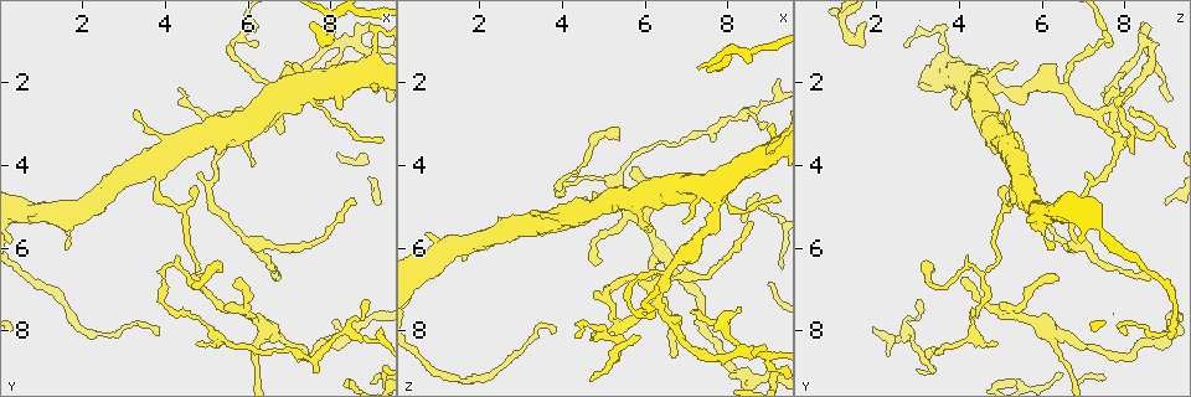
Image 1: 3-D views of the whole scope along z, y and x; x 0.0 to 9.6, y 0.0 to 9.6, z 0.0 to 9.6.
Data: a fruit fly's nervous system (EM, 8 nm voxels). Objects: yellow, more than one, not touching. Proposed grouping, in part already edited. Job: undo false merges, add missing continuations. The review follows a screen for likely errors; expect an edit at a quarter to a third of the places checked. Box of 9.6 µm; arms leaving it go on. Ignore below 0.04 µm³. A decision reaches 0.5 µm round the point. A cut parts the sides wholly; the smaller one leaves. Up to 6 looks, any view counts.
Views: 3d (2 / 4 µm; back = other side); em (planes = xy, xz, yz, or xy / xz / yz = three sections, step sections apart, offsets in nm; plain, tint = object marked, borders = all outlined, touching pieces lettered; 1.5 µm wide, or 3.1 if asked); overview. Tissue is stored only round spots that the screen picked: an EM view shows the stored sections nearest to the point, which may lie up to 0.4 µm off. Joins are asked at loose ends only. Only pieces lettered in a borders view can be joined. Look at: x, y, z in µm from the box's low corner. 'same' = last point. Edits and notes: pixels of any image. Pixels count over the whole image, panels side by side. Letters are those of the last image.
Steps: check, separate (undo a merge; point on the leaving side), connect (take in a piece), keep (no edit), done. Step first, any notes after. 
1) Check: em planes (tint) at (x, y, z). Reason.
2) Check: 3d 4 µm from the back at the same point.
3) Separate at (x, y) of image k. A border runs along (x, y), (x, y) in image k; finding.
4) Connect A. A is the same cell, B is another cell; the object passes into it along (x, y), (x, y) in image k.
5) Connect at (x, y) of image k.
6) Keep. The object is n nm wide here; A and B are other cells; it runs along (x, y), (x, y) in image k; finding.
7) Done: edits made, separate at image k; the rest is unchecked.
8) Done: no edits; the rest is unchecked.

Check: 3d 4 µm at (8.80, 7.15, 3.00). Tapers out.

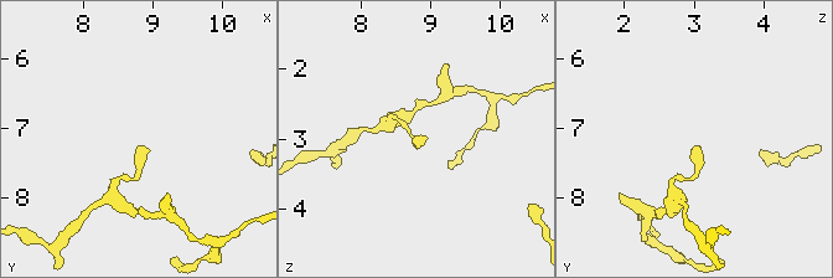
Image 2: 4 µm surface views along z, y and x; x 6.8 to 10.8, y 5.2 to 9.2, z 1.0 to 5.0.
Check: em xz step 4 (borders) at (8.90, 7.20, 3.05).

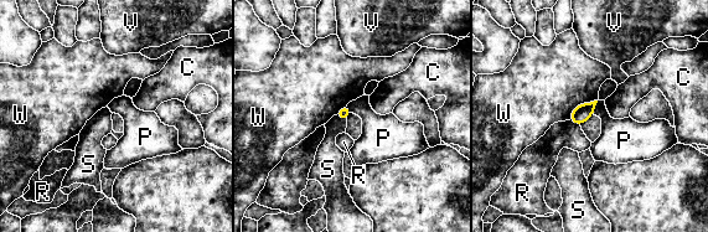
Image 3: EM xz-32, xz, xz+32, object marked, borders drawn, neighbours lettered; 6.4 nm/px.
Keep. The object is 80 nm wide here; C, P, R, S, V and W are other cells; a border runs along (336, 114), (346, 119) in image 3; none of them fits.

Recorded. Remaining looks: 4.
Check: em xz step 4 (borders) at (4.75, 6.55, 4.65). An open end.

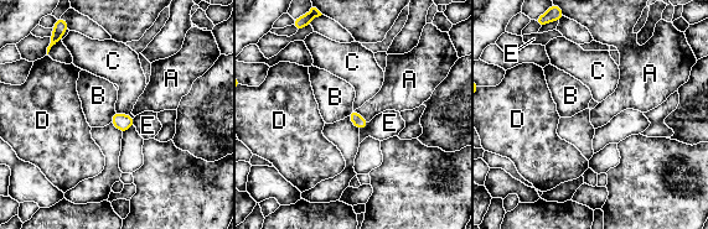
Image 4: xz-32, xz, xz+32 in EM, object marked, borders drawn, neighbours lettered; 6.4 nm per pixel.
Check: em planes (borders) at the same point. Cut it another way.

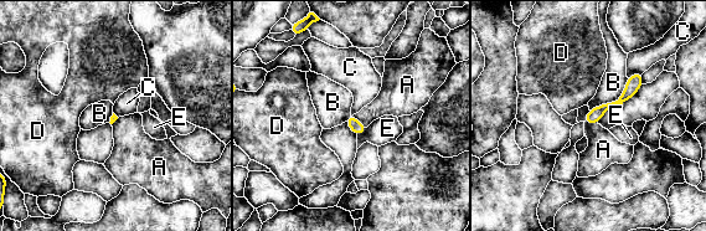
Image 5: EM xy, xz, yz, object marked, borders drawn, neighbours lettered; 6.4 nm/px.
Keep. A, B, C, D and E are other cells; a border runs along (352, 114), (366, 127) in image 5; none of them fits.

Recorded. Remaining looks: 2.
Check: em yz step 4 (borders) at (5.75, 3.10, 4.80). Calibre changes.

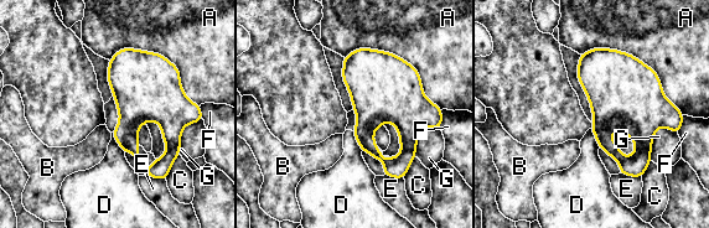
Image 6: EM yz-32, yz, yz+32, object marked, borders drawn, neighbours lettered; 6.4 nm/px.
Keep. A, B, C, D, E, F and G are other cells; a border runs along (676, 131), (656, 130), (650, 160) in image 6; all the same neuron.

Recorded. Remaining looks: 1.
Done: no edits; the rest is unchecked.

